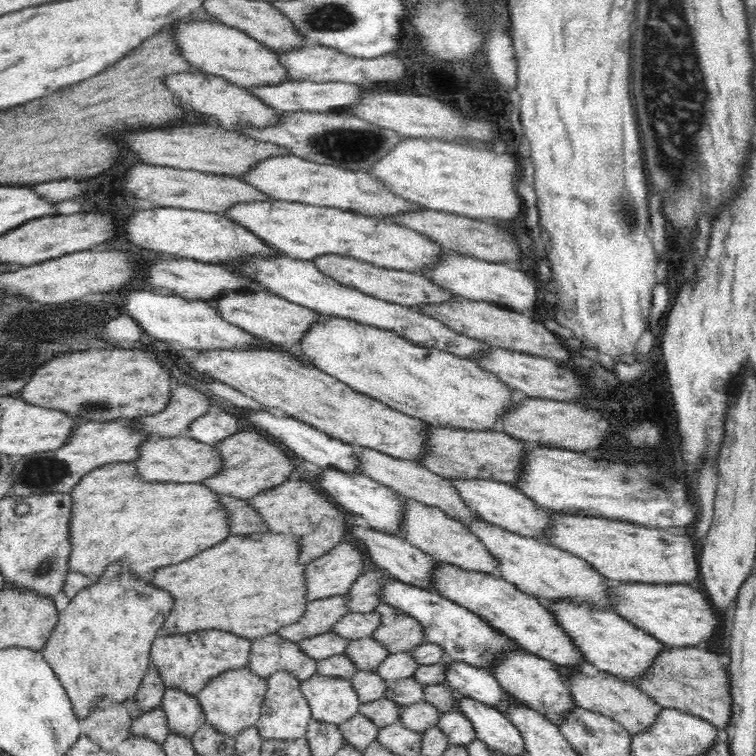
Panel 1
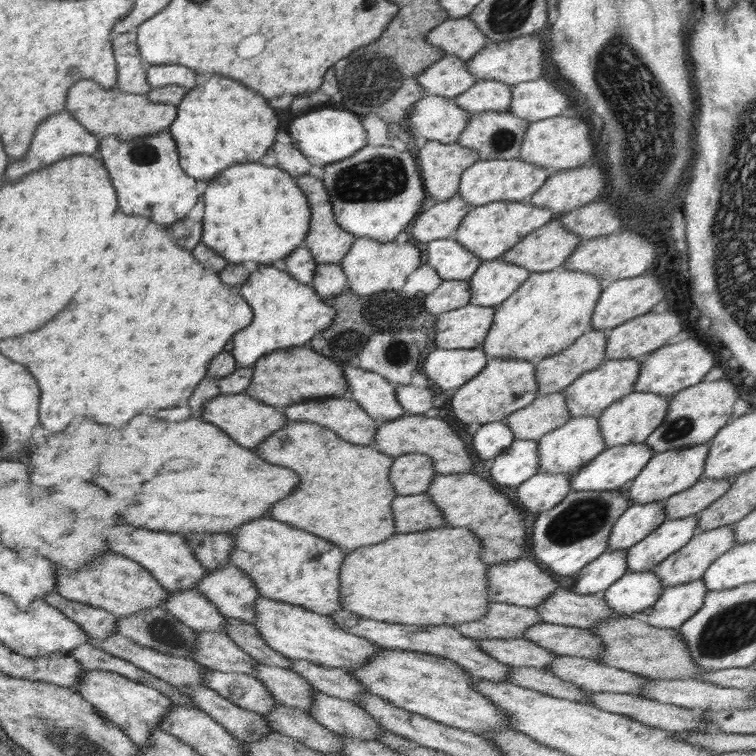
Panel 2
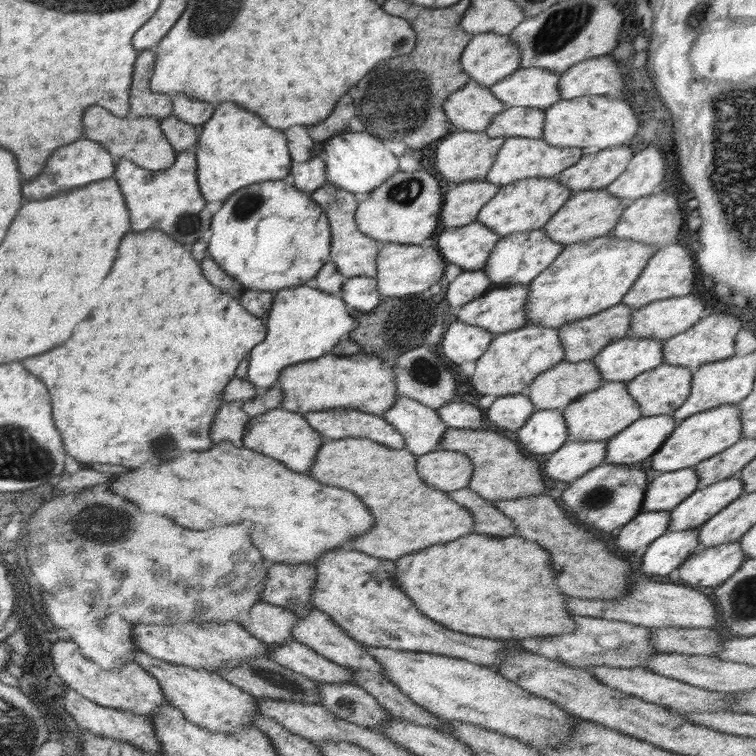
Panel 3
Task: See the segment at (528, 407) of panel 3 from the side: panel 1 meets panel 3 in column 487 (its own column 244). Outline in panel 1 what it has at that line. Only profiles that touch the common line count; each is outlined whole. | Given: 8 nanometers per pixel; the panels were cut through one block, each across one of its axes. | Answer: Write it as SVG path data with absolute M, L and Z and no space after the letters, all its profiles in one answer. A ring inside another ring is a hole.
M236 409L235 412L240 418L247 418L252 422L253 426L258 426L262 428L264 432L268 432L272 438L274 437L276 441L281 442L286 445L290 450L294 451L298 457L320 466L320 468L330 468L332 470L341 470L342 472L360 472L360 459L358 459L357 450L350 443L344 443L336 438L331 438L326 435L325 432L306 424L305 422L300 422L293 417L290 418L279 418L268 411L264 410L240 410Z

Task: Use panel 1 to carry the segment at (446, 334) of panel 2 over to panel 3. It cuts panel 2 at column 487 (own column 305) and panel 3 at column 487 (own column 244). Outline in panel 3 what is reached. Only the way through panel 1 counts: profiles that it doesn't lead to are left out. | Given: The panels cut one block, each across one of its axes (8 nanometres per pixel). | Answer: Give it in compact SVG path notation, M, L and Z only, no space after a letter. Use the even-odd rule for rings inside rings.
M512 284L488 290L462 306L458 320L486 329L492 335L505 334L526 326L528 285Z

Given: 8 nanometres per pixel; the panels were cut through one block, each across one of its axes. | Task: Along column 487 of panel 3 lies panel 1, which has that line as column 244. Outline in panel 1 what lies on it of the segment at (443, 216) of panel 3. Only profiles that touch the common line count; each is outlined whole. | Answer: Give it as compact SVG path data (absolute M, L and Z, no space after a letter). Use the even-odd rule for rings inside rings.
M136 164L129 169L124 188L135 198L150 202L148 208L178 208L222 213L240 202L268 202L271 196L242 179L226 174L208 174L197 170L182 170L168 166Z

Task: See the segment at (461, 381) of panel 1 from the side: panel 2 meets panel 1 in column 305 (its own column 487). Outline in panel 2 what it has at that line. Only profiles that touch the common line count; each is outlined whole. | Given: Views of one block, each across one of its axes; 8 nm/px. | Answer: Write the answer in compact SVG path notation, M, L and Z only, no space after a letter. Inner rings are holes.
M562 267L530 273L524 284L495 308L492 327L481 345L484 353L487 358L504 357L533 362L560 353L590 330L596 303L605 285L592 273Z

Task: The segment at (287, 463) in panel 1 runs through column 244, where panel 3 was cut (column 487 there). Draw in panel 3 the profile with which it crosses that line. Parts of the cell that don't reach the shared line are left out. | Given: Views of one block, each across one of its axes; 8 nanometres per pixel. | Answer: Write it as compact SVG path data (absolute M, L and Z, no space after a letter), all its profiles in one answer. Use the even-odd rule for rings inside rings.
M447 427L438 450L463 452L473 464L473 473L467 487L486 500L517 499L545 494L545 483L538 461L522 453L518 441L500 436L497 432L483 429L455 429Z

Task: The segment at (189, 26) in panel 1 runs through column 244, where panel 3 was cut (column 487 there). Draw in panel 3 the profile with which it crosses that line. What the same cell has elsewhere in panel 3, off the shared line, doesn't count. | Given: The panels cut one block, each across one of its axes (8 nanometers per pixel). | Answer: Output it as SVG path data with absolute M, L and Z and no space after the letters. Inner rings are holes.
M495 32L473 35L463 50L460 64L472 81L491 87L520 69L521 54L509 35Z

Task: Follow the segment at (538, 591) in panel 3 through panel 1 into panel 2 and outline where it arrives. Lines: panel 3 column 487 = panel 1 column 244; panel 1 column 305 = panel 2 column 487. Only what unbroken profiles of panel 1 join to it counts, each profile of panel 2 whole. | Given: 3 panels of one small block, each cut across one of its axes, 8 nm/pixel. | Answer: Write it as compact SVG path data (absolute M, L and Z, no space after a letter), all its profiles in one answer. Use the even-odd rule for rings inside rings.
M442 526L428 532L396 533L382 544L348 551L340 566L340 605L362 618L398 624L454 627L460 622L482 618L491 601L488 600L488 565L480 560L480 548L482 541L468 527Z

